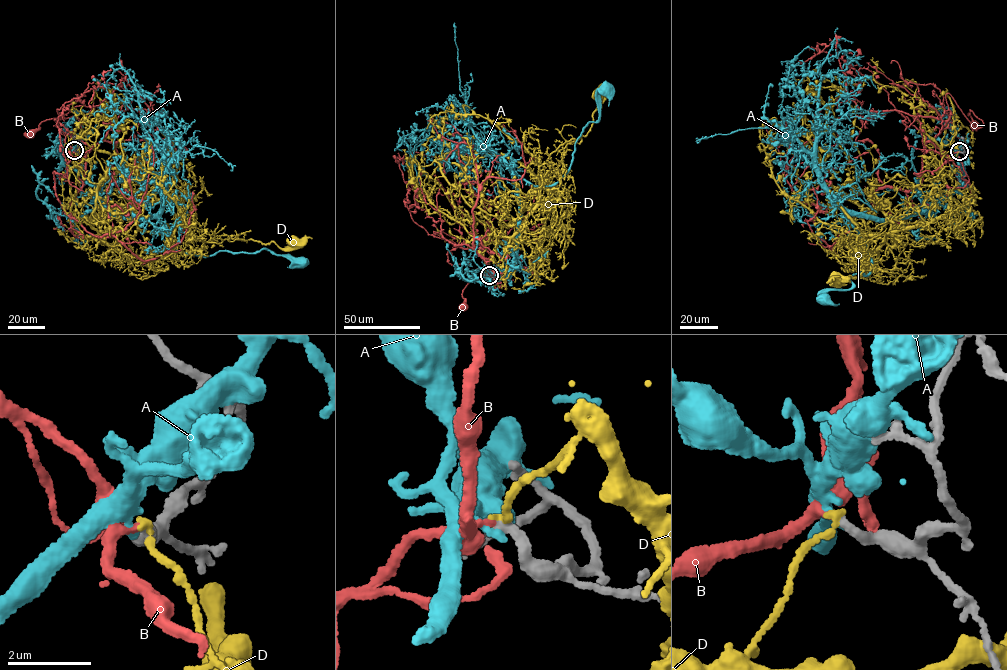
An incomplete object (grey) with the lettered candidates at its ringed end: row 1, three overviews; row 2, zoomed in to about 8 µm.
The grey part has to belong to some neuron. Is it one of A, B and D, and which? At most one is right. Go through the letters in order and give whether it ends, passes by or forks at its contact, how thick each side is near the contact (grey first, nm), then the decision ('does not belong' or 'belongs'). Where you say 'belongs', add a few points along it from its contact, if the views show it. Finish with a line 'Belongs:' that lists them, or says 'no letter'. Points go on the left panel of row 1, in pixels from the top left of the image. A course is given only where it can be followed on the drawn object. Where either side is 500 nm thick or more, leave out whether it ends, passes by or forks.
A: it ends | 260/260 nm | does not belong
B: it passes by | 260/200 nm | belongs | via (74, 150), (84, 157), (101, 142), (131, 80), (135, 91), (124, 109), (78, 105), (32, 133)
D: it ends | 260/170 nm | does not belong
Belongs: B

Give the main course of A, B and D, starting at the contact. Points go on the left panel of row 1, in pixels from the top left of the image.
A: (74, 150), (63, 161), (101, 202), (133, 220), (157, 218), (174, 248), (207, 257), (266, 248), (301, 260)
B: (74, 150), (84, 157), (101, 142), (131, 80), (135, 91), (124, 109), (78, 105), (32, 133)
D: (75, 150), (115, 154), (176, 200), (178, 226), (206, 241), (294, 243)

